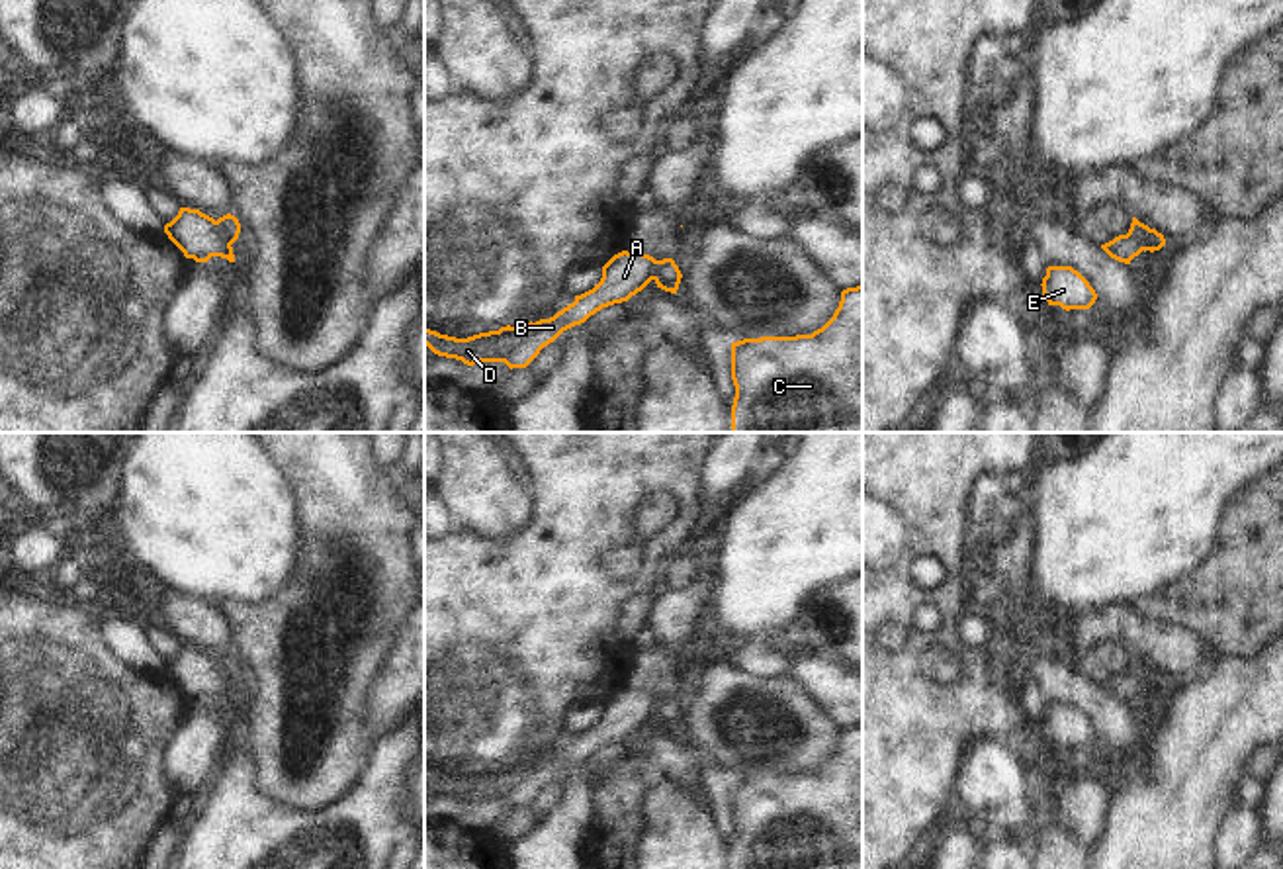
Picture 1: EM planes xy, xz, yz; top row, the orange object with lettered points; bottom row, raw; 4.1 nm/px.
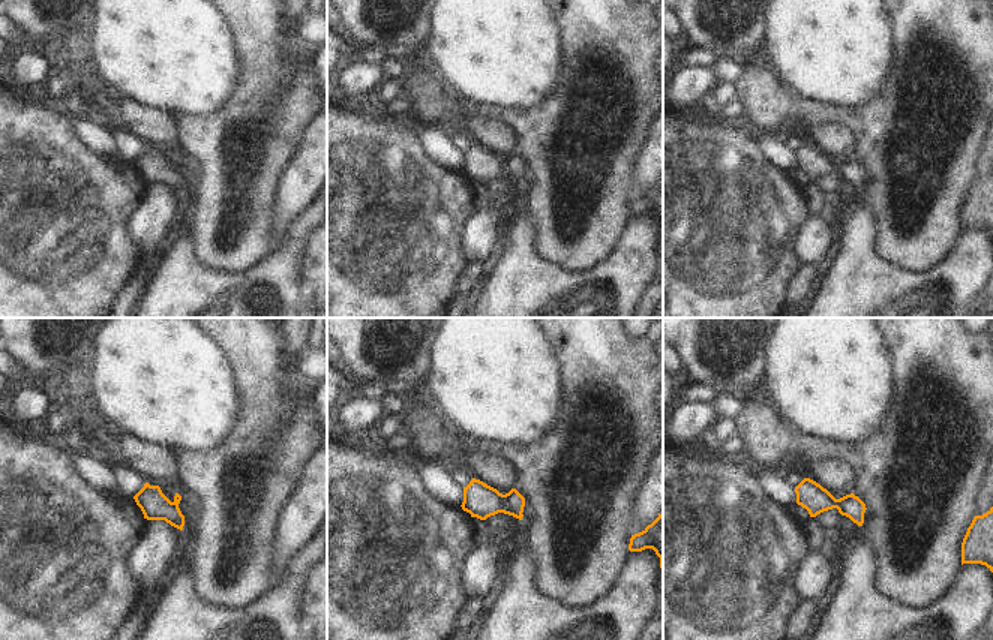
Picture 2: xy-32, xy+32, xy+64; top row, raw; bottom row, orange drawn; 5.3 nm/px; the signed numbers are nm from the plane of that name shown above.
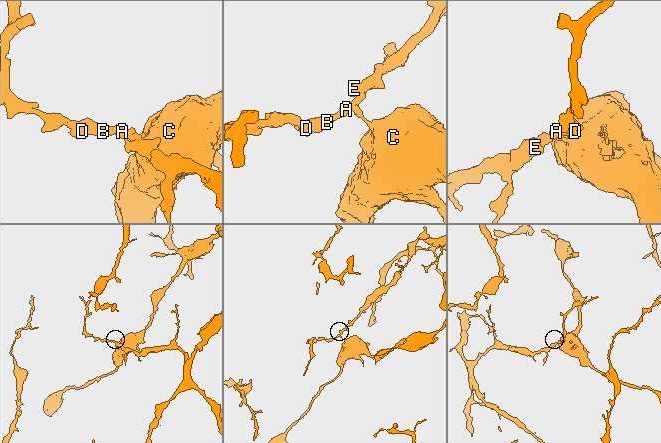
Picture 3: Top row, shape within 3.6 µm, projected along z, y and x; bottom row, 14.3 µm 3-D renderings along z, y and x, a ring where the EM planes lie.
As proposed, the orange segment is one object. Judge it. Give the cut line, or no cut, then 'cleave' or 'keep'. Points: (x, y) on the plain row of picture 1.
cut in xy along (216, 660), (229, 684); cleave

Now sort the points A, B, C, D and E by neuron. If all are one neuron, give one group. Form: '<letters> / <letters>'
A B D E / C

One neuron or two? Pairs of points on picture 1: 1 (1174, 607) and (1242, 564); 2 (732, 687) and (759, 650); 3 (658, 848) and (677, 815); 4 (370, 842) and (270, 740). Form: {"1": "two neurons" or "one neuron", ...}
{"1": "one neuron", "2": "two neurons", "3": "one neuron", "4": "two neurons"}

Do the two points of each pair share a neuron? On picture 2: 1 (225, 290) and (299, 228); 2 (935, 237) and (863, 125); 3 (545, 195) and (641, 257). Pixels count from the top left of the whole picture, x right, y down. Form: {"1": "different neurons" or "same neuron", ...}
{"1": "same neuron", "2": "same neuron", "3": "different neurons"}

